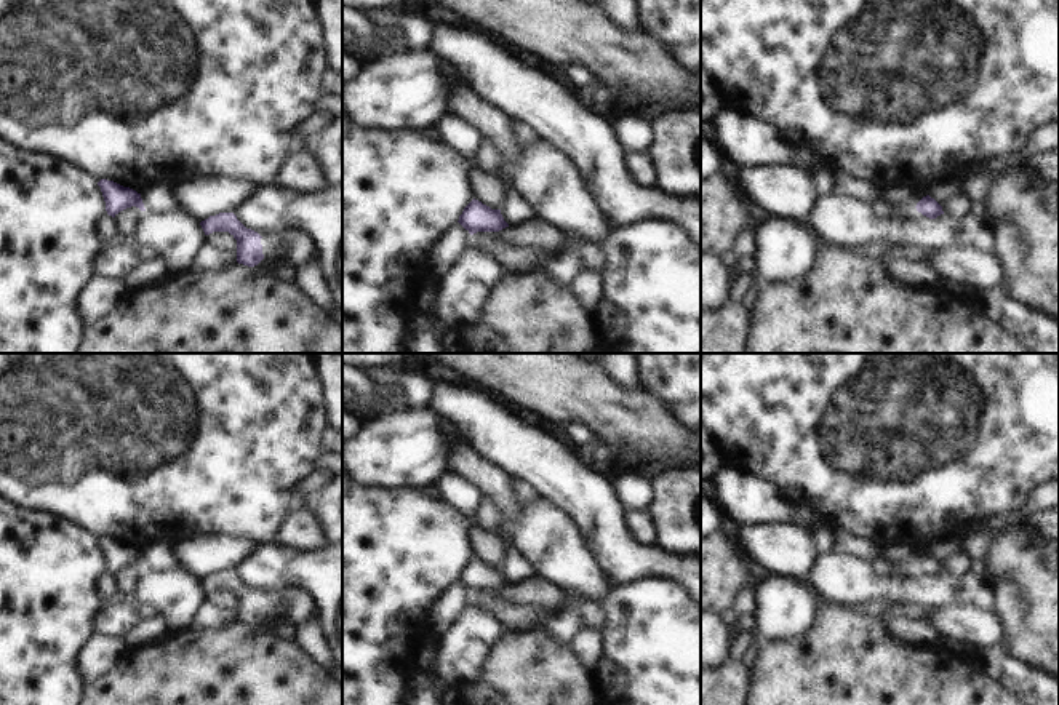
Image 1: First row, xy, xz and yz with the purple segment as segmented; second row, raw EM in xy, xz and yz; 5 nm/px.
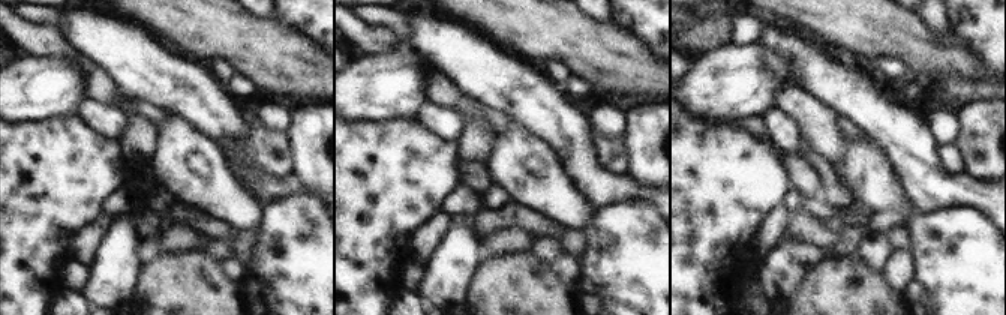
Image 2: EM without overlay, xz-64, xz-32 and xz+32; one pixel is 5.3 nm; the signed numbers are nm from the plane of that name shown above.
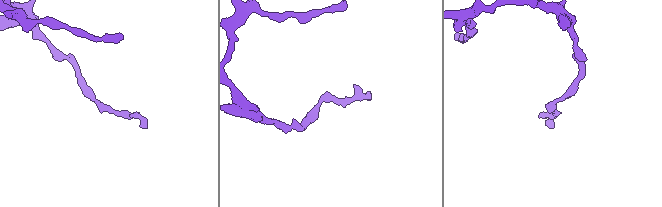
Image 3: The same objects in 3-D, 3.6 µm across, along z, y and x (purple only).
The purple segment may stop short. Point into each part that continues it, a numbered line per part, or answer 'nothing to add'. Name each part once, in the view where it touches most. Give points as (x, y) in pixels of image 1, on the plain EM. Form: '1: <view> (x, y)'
1: xy (296, 606)

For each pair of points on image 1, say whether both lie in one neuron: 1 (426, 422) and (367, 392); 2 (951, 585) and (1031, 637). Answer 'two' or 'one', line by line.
1: two
2: two

